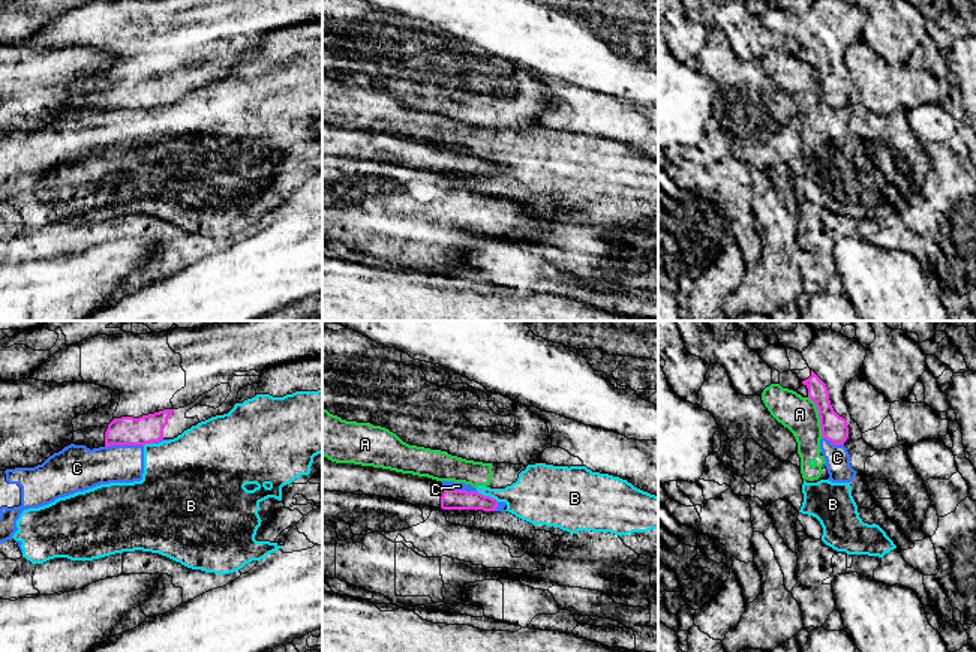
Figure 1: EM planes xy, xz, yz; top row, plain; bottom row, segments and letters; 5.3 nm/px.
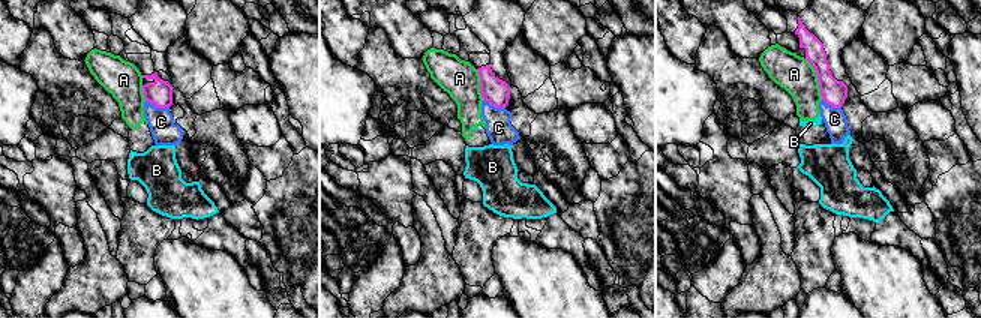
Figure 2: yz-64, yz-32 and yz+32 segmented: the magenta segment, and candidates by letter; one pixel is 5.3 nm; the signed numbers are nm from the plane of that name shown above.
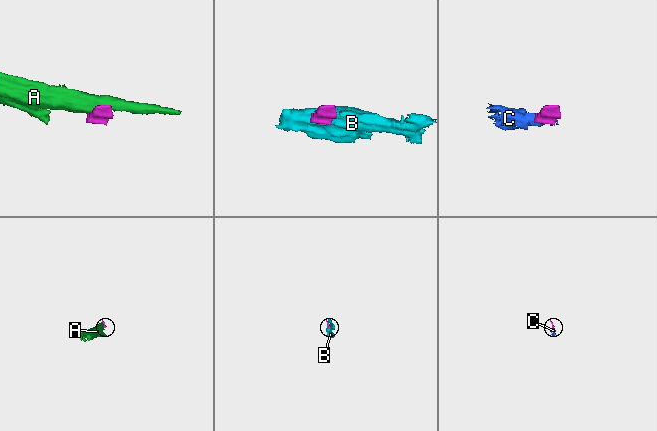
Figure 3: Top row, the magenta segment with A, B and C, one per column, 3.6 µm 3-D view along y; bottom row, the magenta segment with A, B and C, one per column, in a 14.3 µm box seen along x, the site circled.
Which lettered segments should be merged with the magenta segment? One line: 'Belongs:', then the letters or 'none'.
Belongs: none

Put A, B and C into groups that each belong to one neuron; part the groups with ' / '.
A B C

